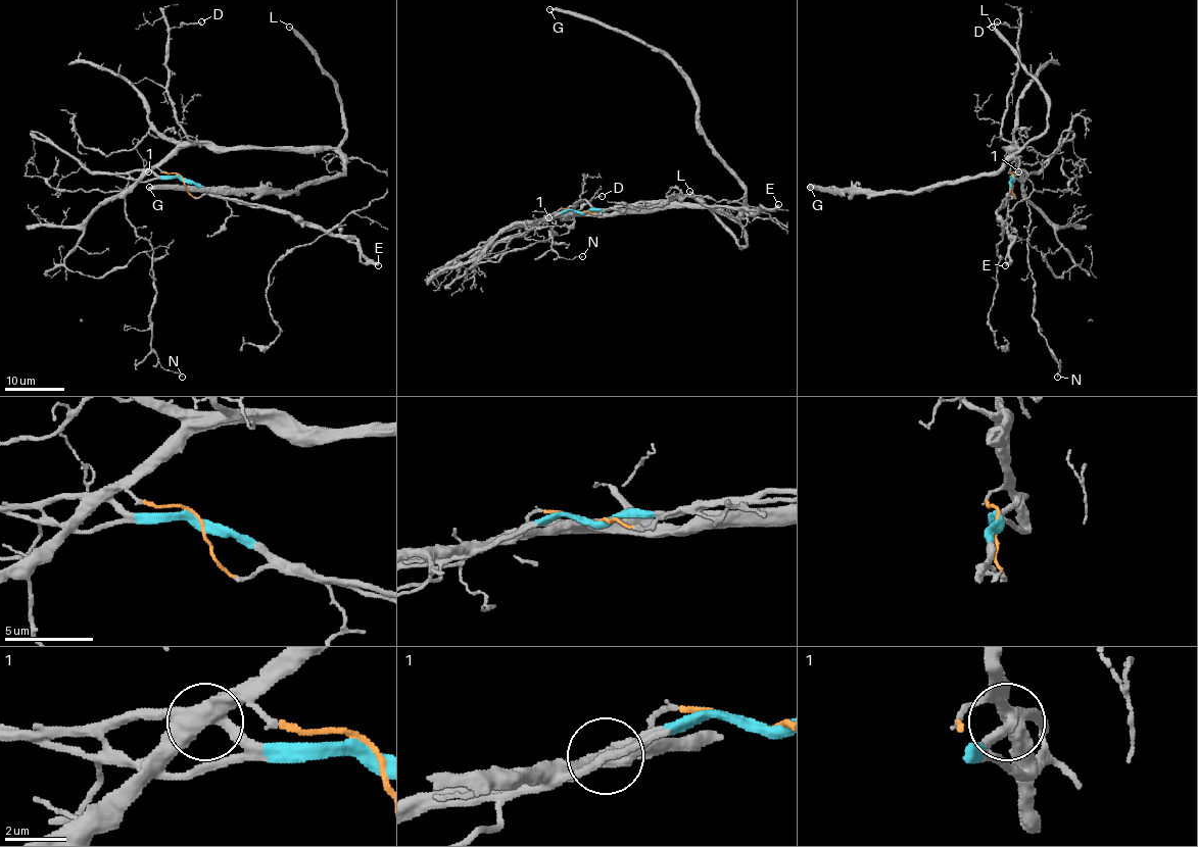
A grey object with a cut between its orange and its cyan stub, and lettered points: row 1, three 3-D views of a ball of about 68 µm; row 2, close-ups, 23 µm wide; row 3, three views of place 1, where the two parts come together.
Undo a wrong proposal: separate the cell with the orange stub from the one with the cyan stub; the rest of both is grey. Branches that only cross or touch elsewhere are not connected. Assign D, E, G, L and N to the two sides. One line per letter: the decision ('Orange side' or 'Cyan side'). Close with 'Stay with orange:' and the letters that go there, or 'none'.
D: Orange side
E: Cyan side
G: Orange side
L: Orange side
N: Orange side
Stay with orange: D, G, L, N

